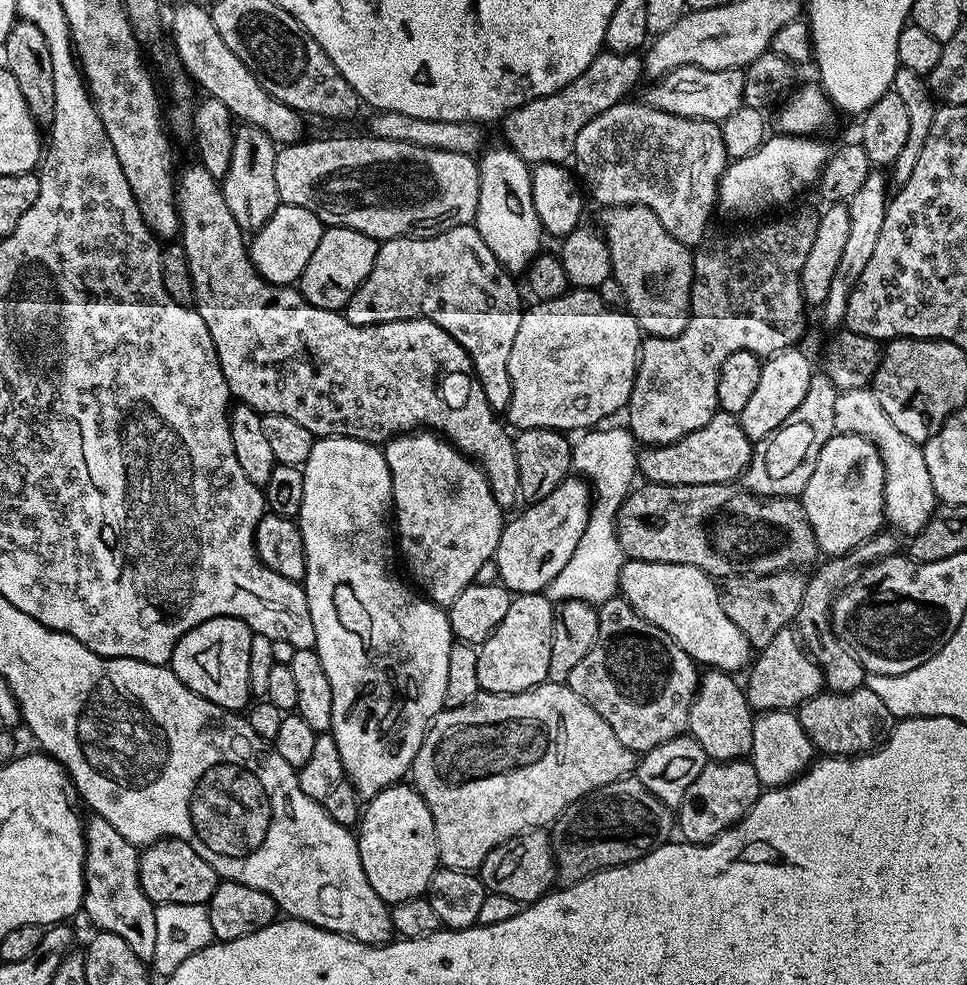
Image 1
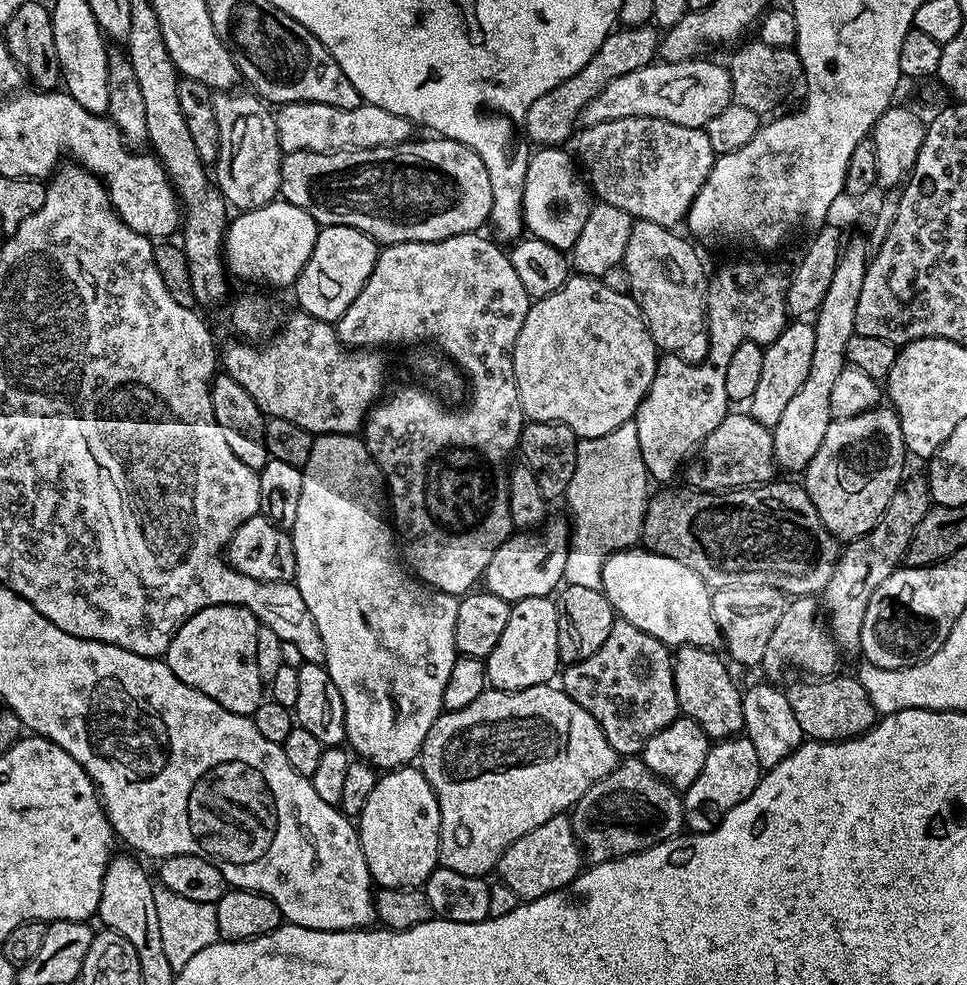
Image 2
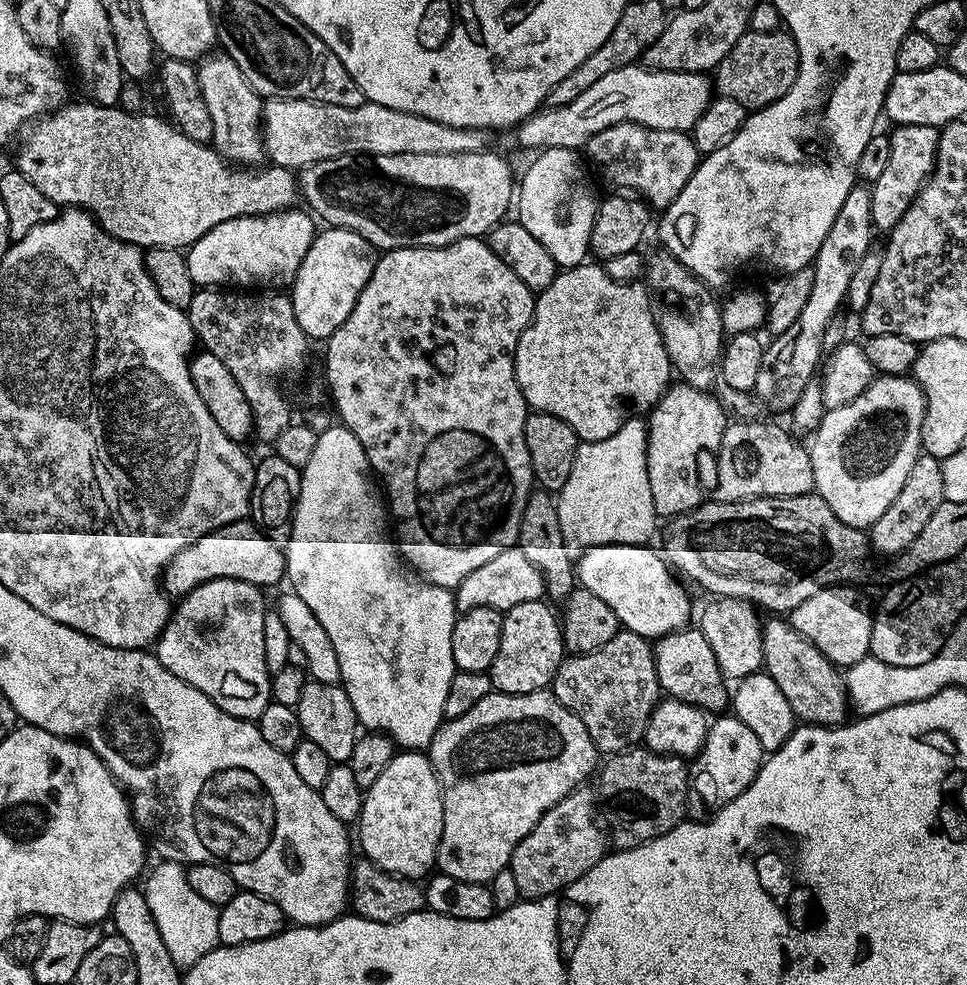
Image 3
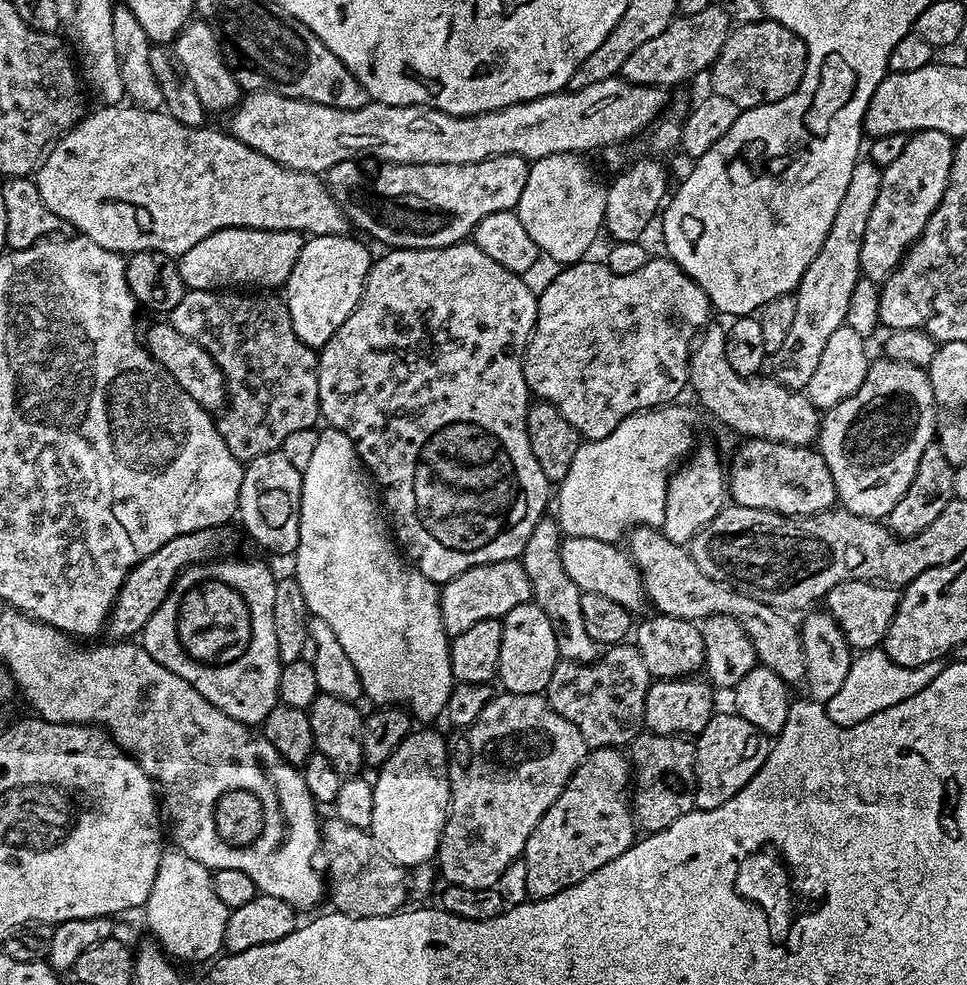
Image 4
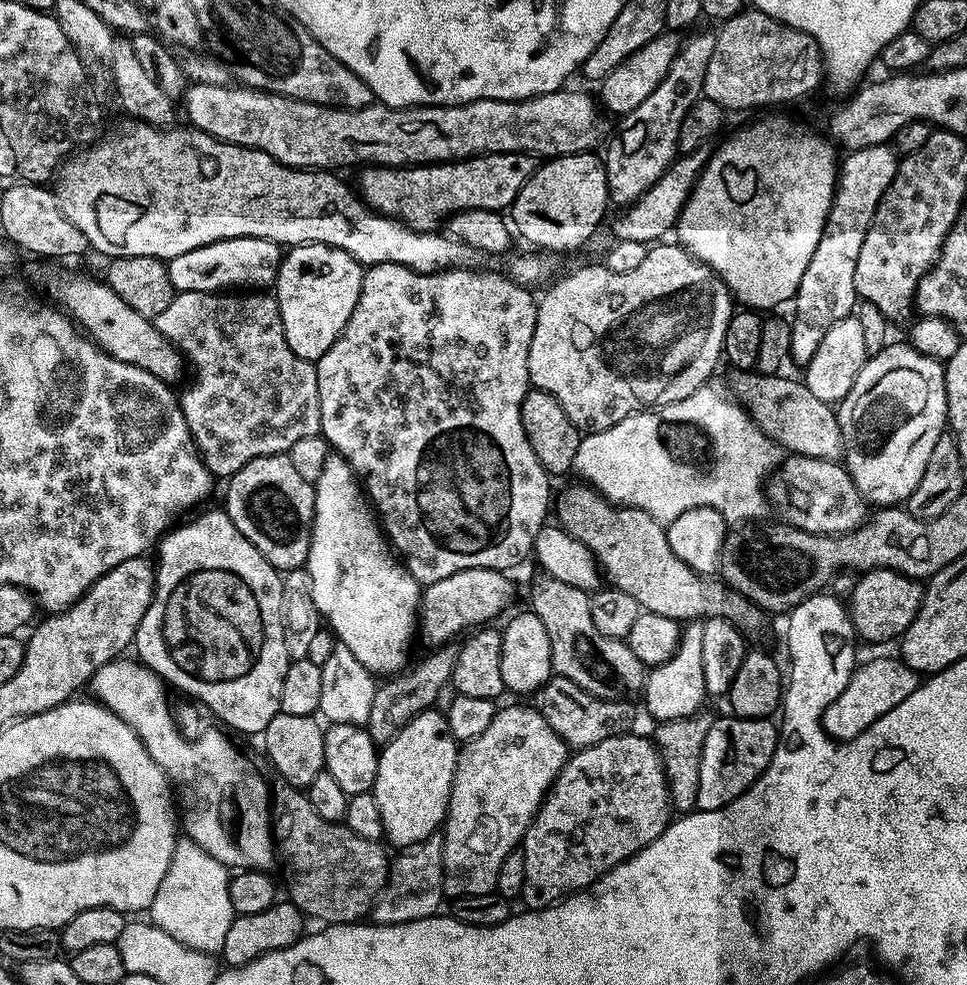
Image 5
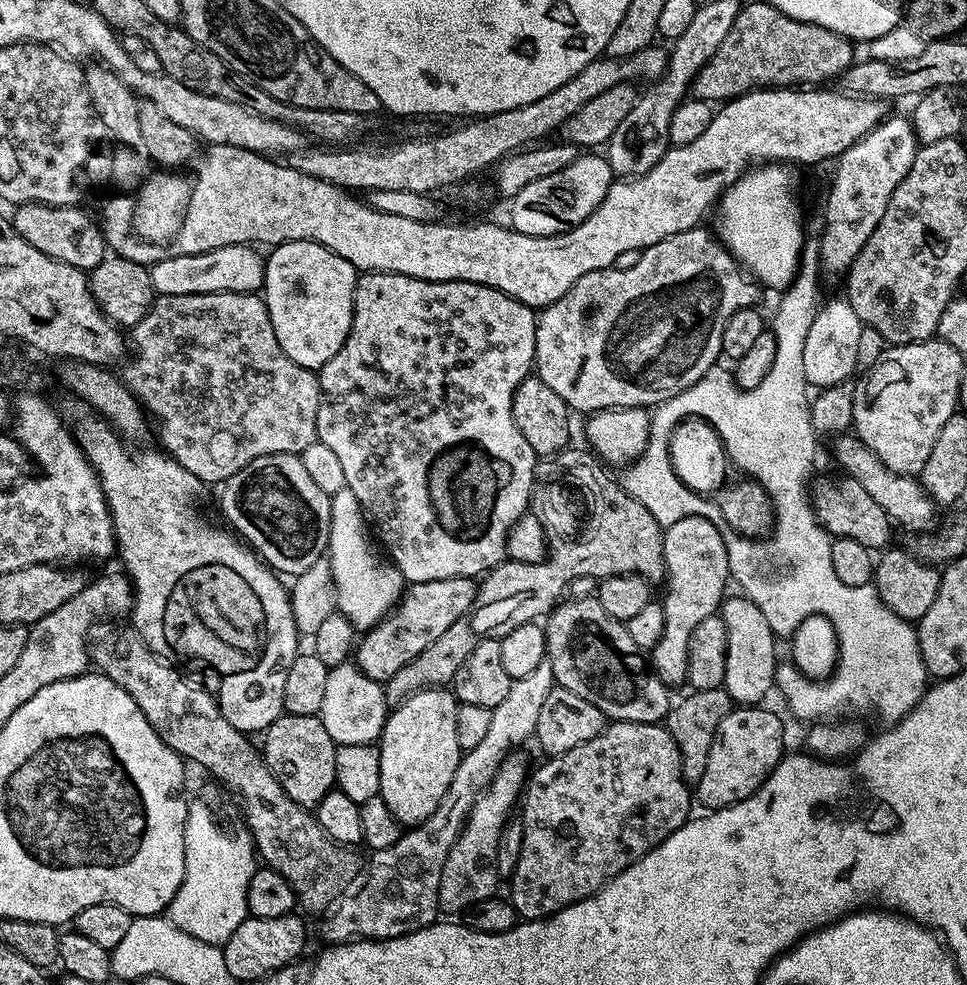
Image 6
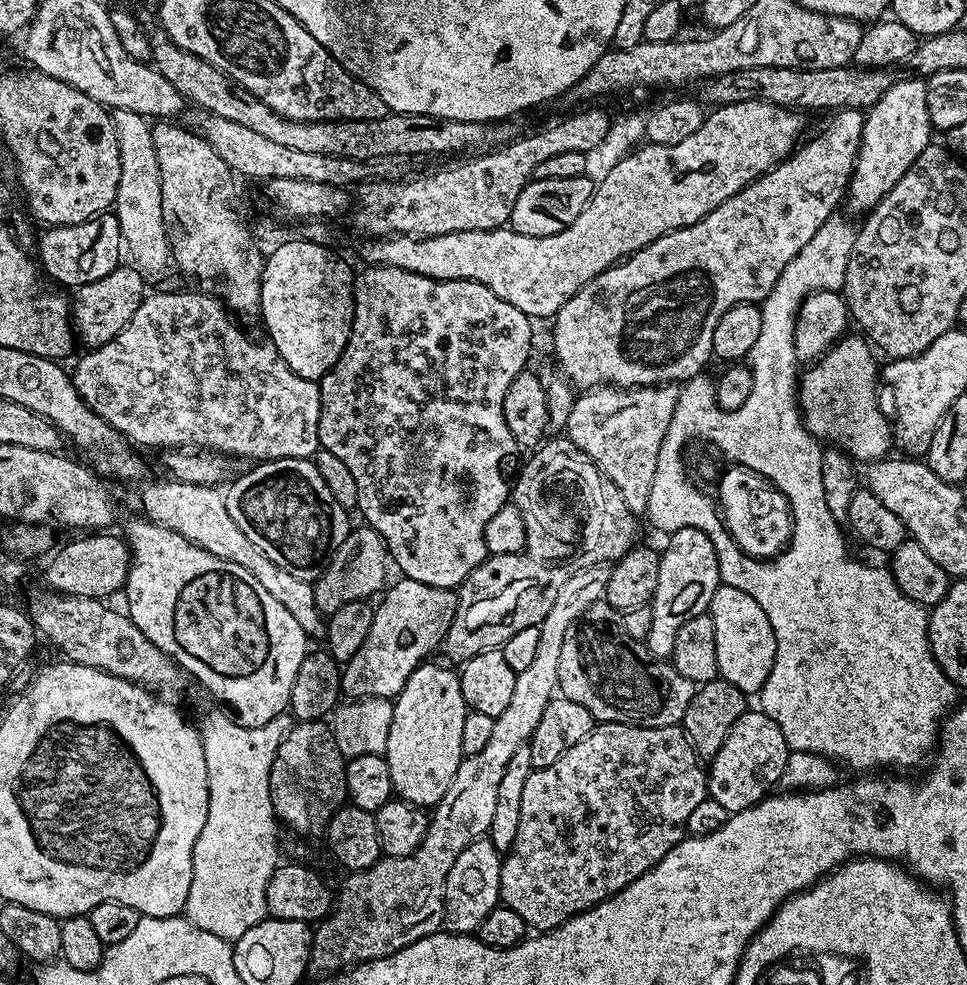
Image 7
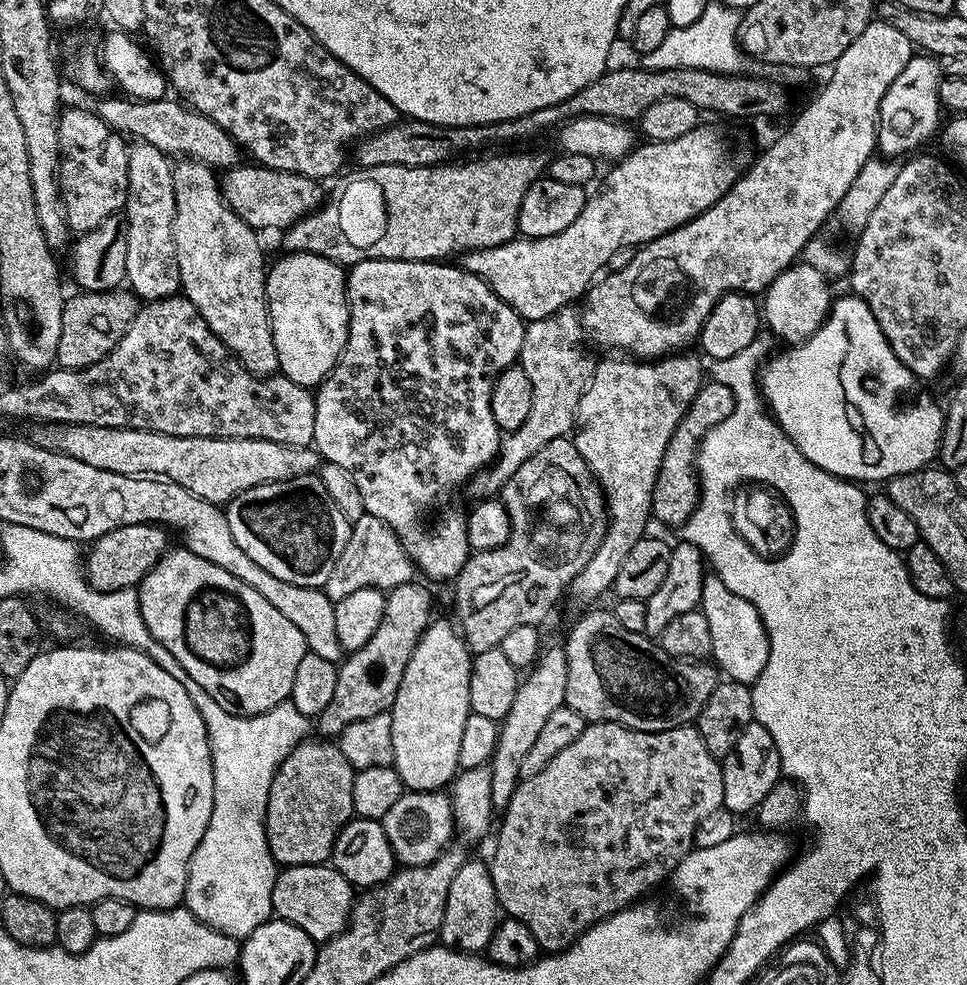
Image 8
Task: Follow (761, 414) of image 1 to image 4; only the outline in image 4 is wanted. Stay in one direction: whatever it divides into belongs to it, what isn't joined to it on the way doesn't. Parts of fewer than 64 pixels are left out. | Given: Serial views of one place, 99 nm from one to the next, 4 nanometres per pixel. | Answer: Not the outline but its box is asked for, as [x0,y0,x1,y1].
[770,159,881,390]

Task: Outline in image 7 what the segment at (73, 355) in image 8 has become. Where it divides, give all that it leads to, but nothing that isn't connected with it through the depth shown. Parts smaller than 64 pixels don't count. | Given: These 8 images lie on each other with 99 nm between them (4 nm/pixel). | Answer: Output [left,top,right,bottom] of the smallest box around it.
[70,266,145,349]

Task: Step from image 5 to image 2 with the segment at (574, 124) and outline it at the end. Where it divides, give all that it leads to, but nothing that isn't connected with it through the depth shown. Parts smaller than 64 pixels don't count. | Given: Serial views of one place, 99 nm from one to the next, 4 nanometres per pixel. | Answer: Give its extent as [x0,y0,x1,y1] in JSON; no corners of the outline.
[275,59,732,154]

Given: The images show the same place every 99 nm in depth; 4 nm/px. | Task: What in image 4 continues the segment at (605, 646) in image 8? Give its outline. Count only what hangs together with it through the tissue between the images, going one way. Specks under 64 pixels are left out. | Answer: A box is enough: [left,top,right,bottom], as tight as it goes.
[520,518,602,664]

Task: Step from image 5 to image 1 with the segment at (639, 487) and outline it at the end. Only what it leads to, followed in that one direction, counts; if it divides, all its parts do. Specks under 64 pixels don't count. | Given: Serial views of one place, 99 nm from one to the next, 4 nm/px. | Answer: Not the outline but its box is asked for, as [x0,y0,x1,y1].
[546,426,638,605]

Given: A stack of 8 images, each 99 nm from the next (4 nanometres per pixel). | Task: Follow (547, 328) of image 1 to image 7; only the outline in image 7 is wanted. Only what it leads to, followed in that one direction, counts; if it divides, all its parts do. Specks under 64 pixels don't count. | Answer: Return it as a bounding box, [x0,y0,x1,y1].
[551,114,864,390]

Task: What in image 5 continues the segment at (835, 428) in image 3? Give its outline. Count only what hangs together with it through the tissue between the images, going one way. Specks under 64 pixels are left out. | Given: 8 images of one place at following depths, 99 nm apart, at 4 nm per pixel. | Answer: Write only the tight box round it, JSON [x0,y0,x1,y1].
[836,342,948,506]

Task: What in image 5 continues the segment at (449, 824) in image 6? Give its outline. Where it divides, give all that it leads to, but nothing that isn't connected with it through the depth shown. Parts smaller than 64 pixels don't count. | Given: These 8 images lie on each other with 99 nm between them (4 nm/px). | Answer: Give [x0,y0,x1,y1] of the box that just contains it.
[371,834,446,924]

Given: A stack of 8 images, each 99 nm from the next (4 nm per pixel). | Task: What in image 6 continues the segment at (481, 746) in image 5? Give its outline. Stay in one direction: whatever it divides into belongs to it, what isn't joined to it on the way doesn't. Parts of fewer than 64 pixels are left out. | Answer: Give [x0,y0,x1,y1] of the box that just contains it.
[438,754,530,914]

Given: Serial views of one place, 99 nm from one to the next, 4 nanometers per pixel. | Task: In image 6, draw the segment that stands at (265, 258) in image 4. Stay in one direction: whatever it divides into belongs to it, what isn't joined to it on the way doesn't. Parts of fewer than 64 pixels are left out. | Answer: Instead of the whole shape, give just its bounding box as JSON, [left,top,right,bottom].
[151,244,264,296]

